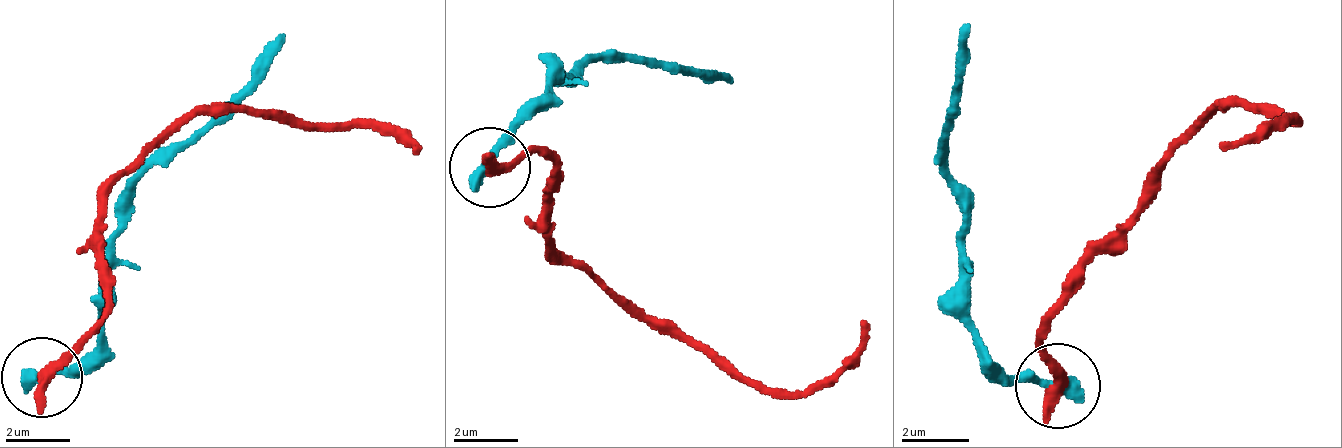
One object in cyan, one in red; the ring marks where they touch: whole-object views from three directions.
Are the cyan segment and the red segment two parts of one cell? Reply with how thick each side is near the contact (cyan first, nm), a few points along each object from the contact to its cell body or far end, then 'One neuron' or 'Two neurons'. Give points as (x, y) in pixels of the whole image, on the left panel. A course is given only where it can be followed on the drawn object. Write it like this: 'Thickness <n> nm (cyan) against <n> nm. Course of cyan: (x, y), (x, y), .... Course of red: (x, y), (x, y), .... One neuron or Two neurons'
Thickness 440 nm (cyan) against 440 nm. Course of cyan: (44, 379), (68, 371), (100, 339), (116, 201), (286, 32). Course of red: (44, 379), (100, 306), (100, 209), (197, 112), (262, 112), (318, 120), (367, 120), (415, 145), (415, 153). Two neurons

